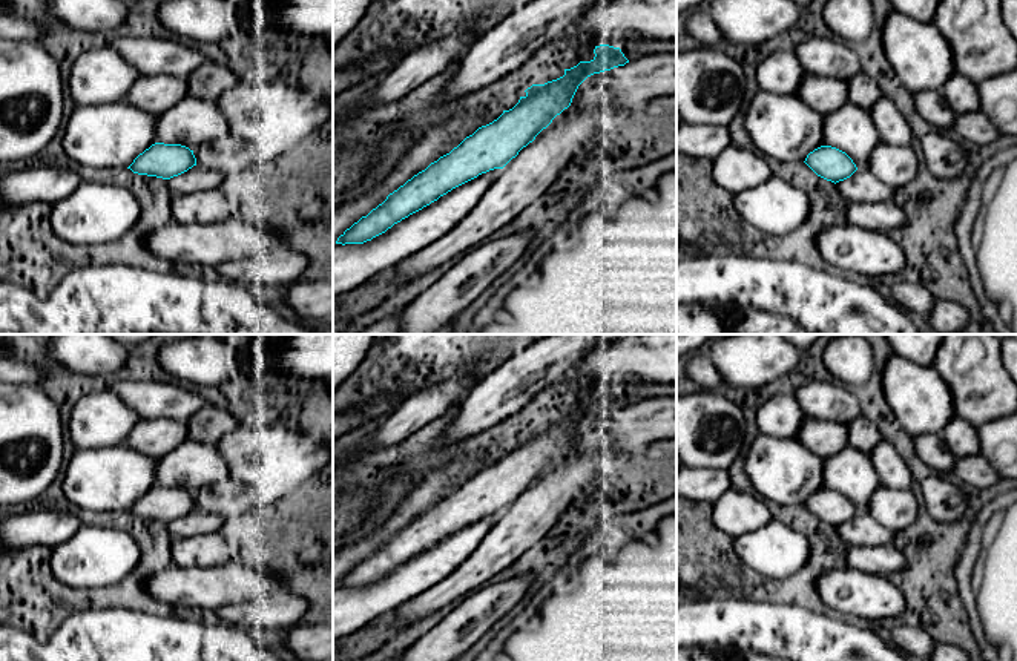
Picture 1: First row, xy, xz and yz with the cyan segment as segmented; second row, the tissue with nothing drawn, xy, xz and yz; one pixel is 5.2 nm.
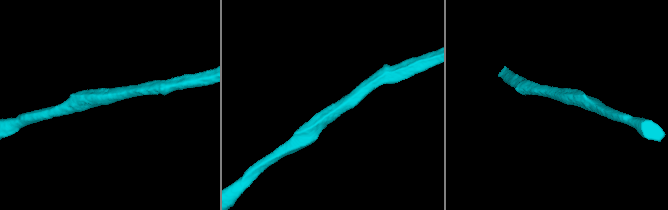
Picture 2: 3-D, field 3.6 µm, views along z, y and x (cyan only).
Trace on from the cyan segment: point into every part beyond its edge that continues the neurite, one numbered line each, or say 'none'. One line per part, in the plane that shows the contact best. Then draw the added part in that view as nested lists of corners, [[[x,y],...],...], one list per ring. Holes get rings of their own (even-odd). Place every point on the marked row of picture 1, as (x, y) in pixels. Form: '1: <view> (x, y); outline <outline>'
none

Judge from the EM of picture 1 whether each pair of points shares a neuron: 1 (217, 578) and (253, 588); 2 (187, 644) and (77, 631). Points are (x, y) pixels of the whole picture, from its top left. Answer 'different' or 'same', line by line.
1: same
2: same

